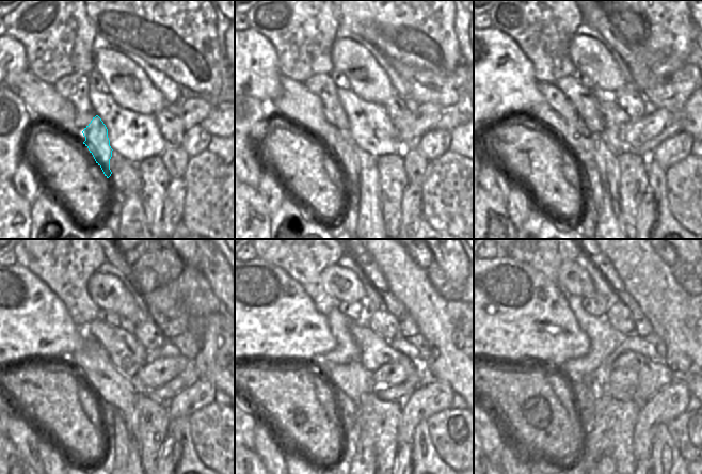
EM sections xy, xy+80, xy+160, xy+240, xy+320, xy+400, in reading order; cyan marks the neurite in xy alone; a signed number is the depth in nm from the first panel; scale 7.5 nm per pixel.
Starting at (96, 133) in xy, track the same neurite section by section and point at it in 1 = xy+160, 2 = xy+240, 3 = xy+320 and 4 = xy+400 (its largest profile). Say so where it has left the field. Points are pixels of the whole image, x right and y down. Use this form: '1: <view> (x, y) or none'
1: xy+160 (590, 182)
2: xy+240 (117, 439)
3: xy+320 (359, 447)
4: xy+400 (605, 456)

